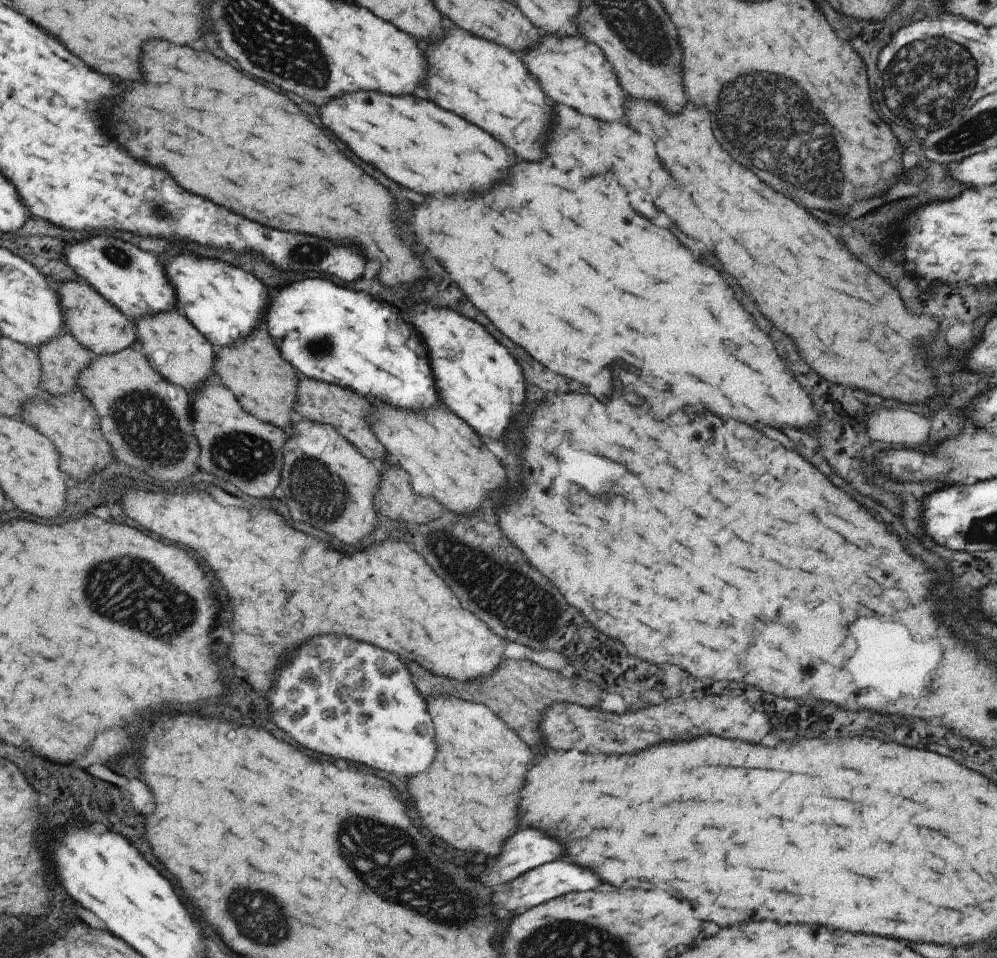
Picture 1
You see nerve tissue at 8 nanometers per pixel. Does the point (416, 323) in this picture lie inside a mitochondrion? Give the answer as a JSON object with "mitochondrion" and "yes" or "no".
{"mitochondrion":"no"}

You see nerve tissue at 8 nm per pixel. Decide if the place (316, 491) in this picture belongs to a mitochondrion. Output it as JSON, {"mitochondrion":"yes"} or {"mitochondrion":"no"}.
{"mitochondrion":"yes"}

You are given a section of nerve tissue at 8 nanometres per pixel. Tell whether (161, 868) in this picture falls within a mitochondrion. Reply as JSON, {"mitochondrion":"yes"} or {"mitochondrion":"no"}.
{"mitochondrion":"no"}

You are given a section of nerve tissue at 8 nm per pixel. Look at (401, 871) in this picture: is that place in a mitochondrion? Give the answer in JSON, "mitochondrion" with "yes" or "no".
{"mitochondrion":"yes"}

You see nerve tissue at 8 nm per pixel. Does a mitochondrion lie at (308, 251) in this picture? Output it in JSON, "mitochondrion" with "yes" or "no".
{"mitochondrion":"yes"}

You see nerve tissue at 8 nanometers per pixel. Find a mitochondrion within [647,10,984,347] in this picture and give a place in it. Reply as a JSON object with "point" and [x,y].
{"point":[797,156]}

